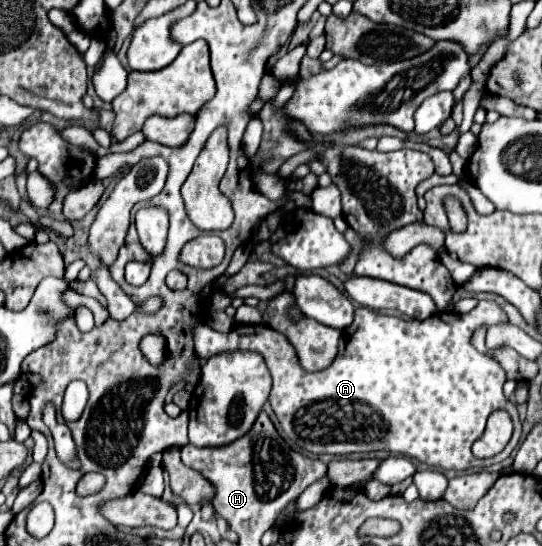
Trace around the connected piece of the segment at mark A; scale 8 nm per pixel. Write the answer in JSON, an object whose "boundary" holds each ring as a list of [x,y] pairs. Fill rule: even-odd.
{"boundary":[[[490,300],[478,302],[478,306],[468,314],[448,314],[440,312],[426,320],[404,320],[398,316],[388,316],[374,312],[370,308],[358,308],[354,322],[344,330],[340,340],[338,356],[332,366],[322,372],[302,372],[298,364],[298,356],[294,356],[294,348],[286,336],[272,330],[264,324],[240,324],[232,328],[232,332],[222,334],[214,332],[208,324],[196,324],[192,328],[194,350],[202,360],[224,352],[224,350],[256,350],[264,356],[266,366],[272,374],[272,392],[270,404],[278,416],[284,432],[306,452],[312,454],[352,454],[352,452],[372,452],[372,450],[388,450],[394,454],[404,454],[416,458],[432,468],[440,470],[468,470],[468,468],[486,468],[498,464],[510,456],[516,448],[522,432],[522,424],[518,420],[516,404],[508,400],[502,392],[502,384],[506,382],[506,374],[494,360],[476,352],[470,344],[470,336],[474,328],[494,326],[500,322],[508,322],[504,310]],[[494,410],[506,410],[514,422],[514,434],[506,448],[492,458],[476,458],[472,454],[472,444],[484,432],[486,420]]]}

